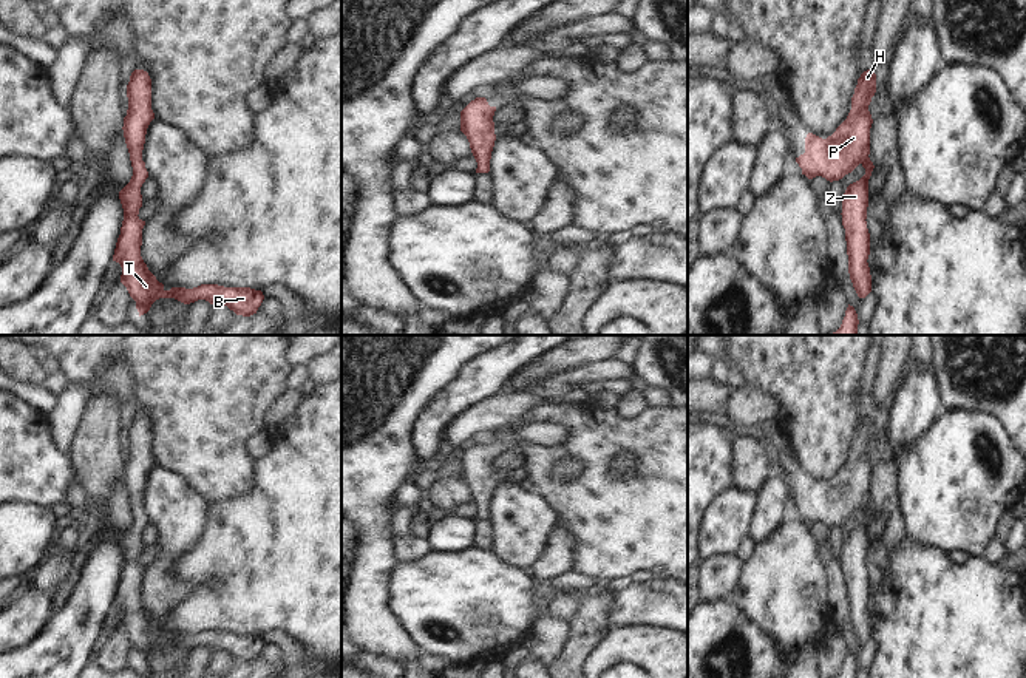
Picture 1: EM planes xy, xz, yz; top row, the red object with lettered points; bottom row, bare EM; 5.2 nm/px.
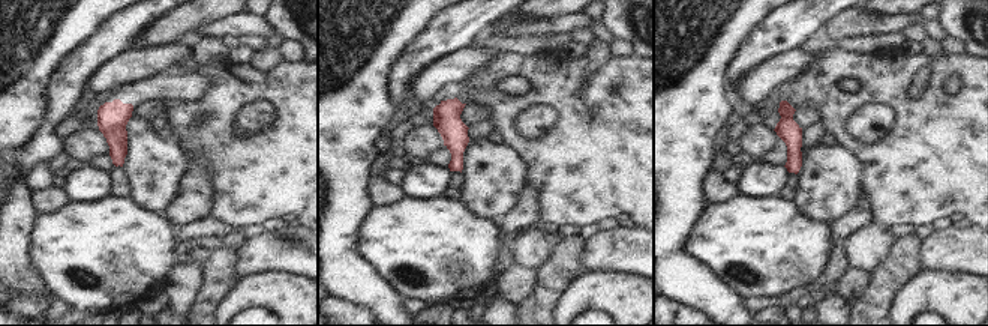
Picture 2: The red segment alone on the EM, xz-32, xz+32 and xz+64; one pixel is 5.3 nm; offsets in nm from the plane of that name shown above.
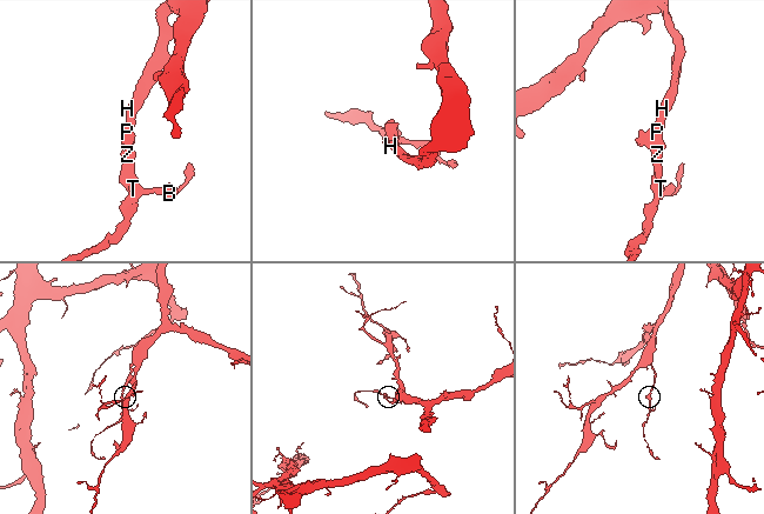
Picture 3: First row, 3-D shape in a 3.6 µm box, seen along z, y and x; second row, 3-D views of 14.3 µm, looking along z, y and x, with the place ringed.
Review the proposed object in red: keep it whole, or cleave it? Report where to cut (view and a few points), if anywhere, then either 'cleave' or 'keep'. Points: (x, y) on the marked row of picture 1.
cut none; keep

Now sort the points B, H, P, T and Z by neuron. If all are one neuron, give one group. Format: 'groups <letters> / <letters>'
groups B H P T Z

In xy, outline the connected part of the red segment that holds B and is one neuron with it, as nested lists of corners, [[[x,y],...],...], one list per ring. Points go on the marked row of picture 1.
[[[134,69],[130,76],[130,82],[127,85],[127,97],[128,97],[128,110],[124,117],[124,137],[130,153],[130,161],[133,167],[133,176],[130,182],[119,192],[119,199],[124,208],[124,221],[121,227],[121,235],[116,242],[113,261],[119,263],[122,267],[121,283],[127,287],[130,297],[136,301],[136,309],[139,317],[147,314],[151,304],[159,298],[175,298],[184,304],[195,303],[198,300],[206,300],[210,304],[218,303],[227,306],[236,315],[250,317],[256,314],[261,306],[264,295],[261,290],[255,290],[250,287],[224,287],[218,284],[201,284],[193,289],[185,287],[172,287],[170,290],[164,289],[164,284],[156,280],[156,276],[148,270],[147,264],[141,256],[142,246],[142,229],[145,221],[142,221],[139,215],[139,208],[142,207],[142,195],[141,187],[148,178],[148,171],[145,168],[145,162],[142,161],[142,150],[145,144],[145,134],[150,122],[155,119],[155,113],[151,110],[151,79],[147,71]]]

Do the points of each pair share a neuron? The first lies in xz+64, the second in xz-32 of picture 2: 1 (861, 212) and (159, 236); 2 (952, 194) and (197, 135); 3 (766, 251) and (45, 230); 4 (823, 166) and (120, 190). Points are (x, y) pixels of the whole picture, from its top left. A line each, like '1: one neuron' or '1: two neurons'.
1: two neurons
2: one neuron
3: one neuron
4: two neurons

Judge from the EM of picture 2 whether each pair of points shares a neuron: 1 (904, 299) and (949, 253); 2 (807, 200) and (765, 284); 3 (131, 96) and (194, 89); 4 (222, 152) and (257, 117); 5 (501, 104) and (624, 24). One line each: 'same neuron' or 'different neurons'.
1: different neurons
2: different neurons
3: same neuron
4: different neurons
5: different neurons

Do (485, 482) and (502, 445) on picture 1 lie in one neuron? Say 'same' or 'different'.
same

